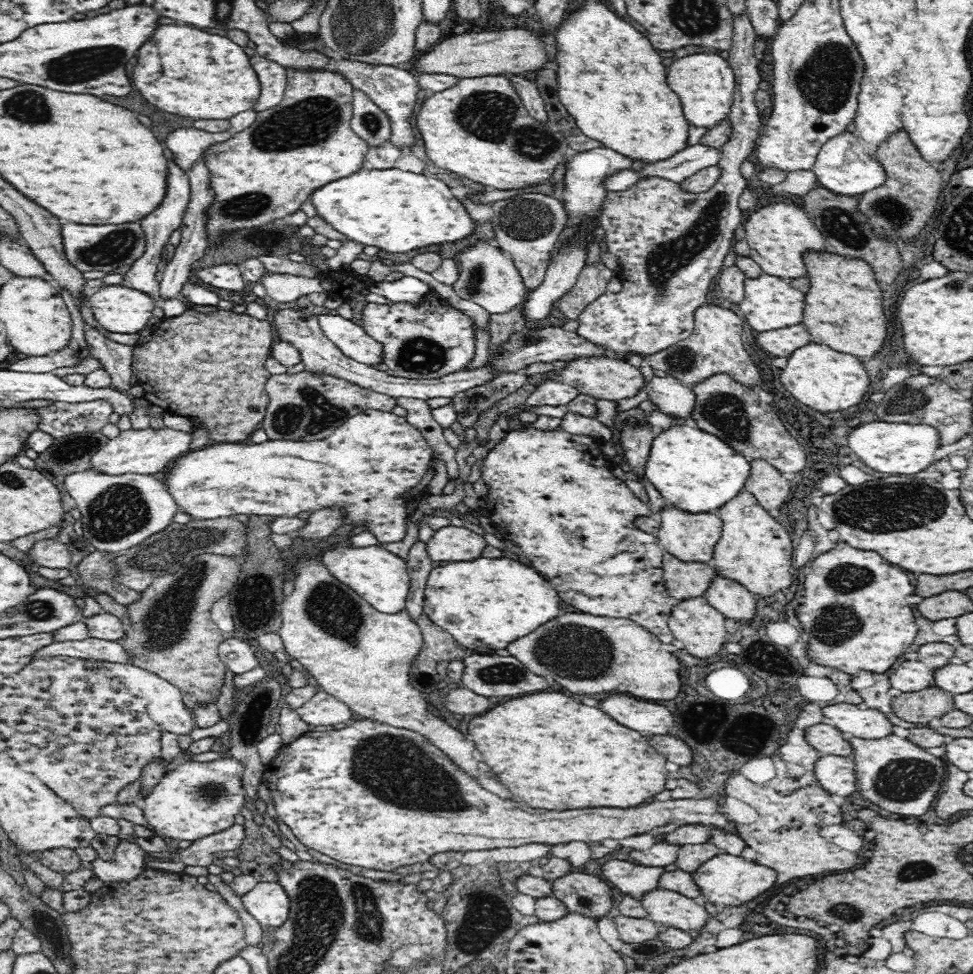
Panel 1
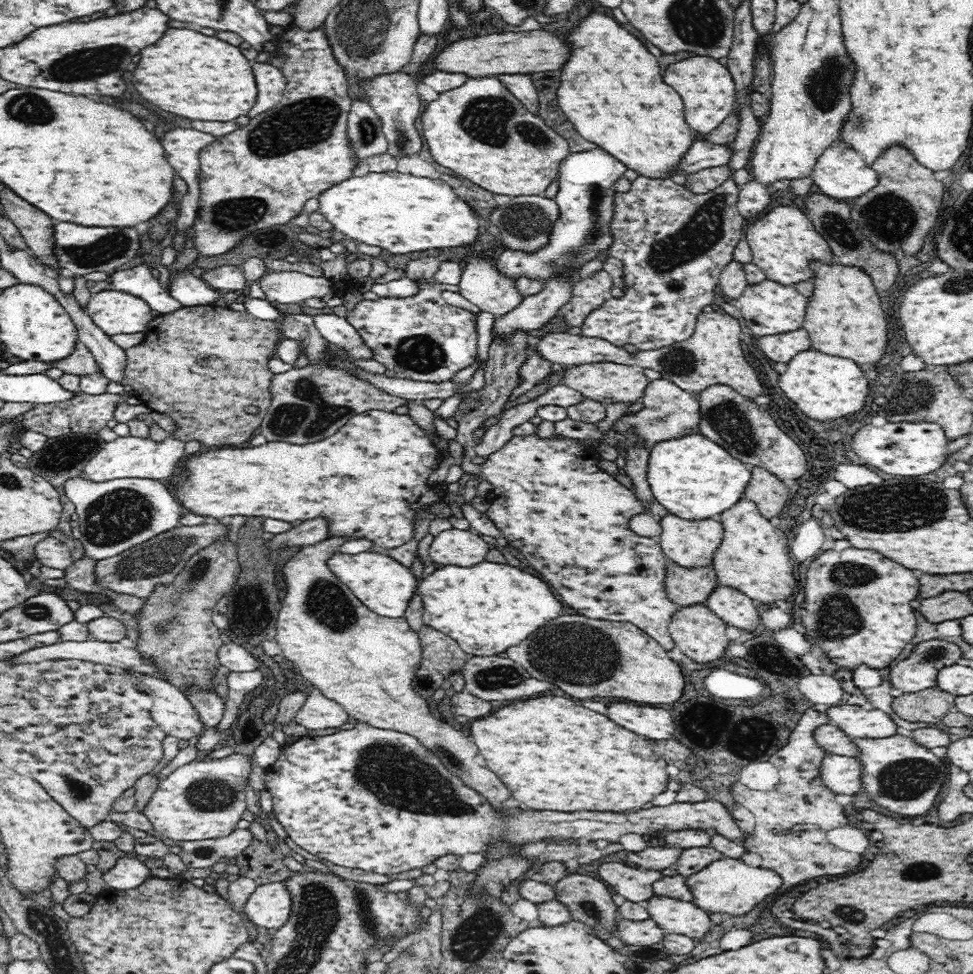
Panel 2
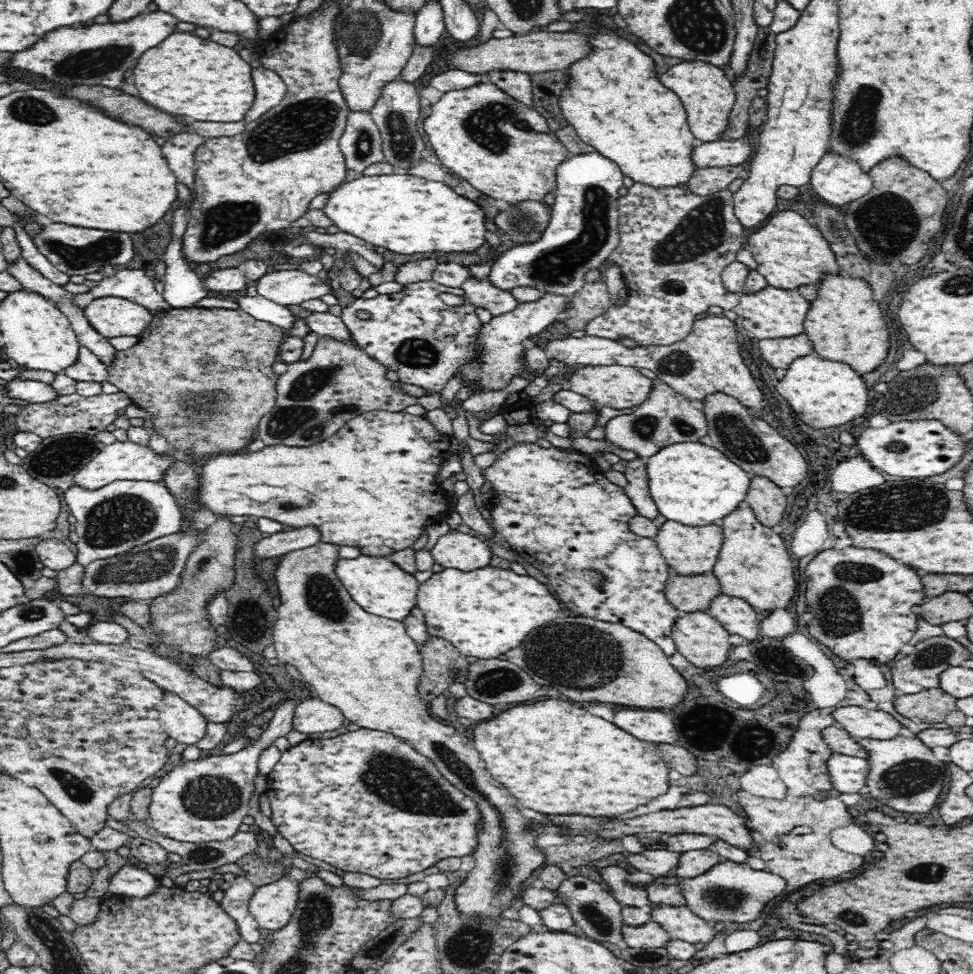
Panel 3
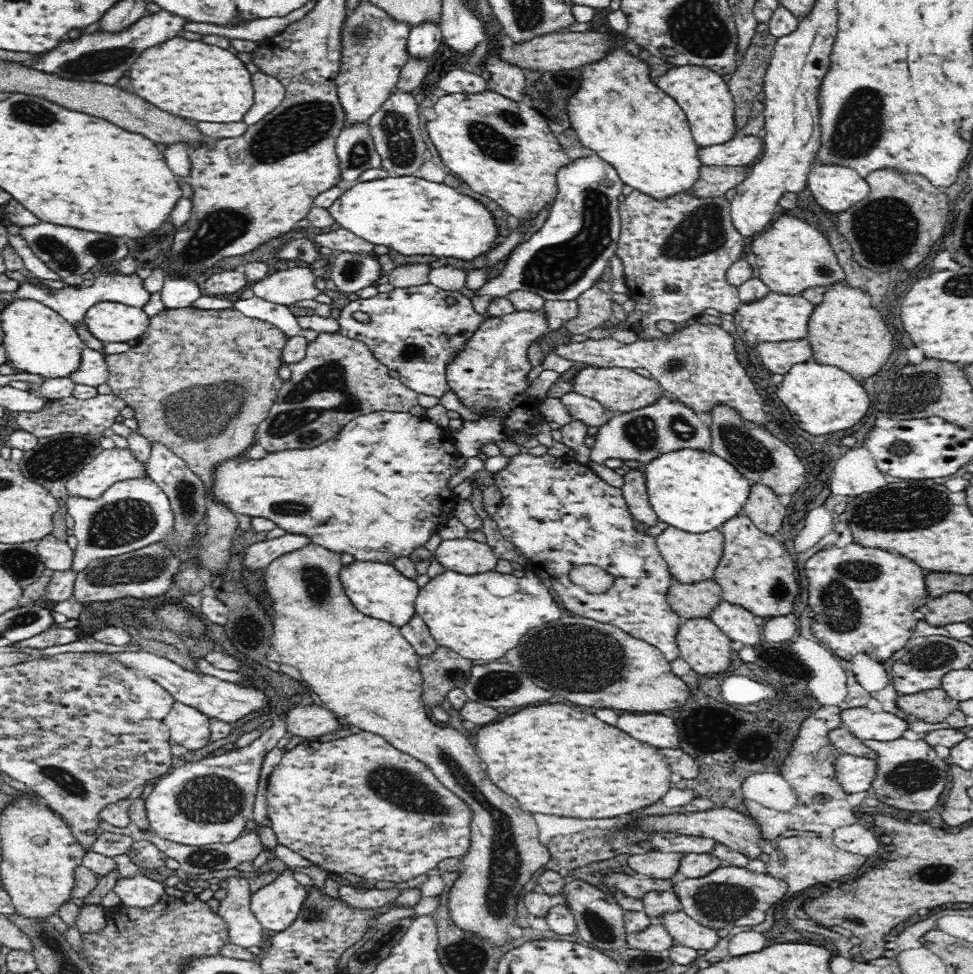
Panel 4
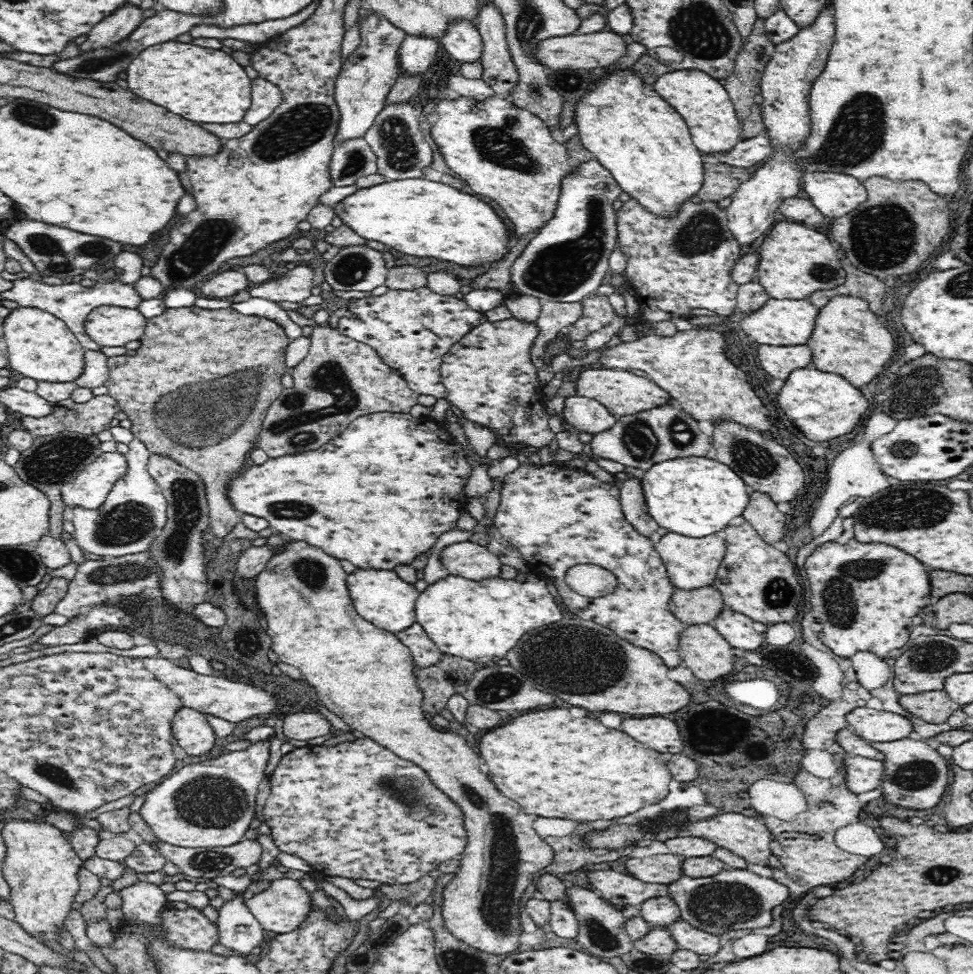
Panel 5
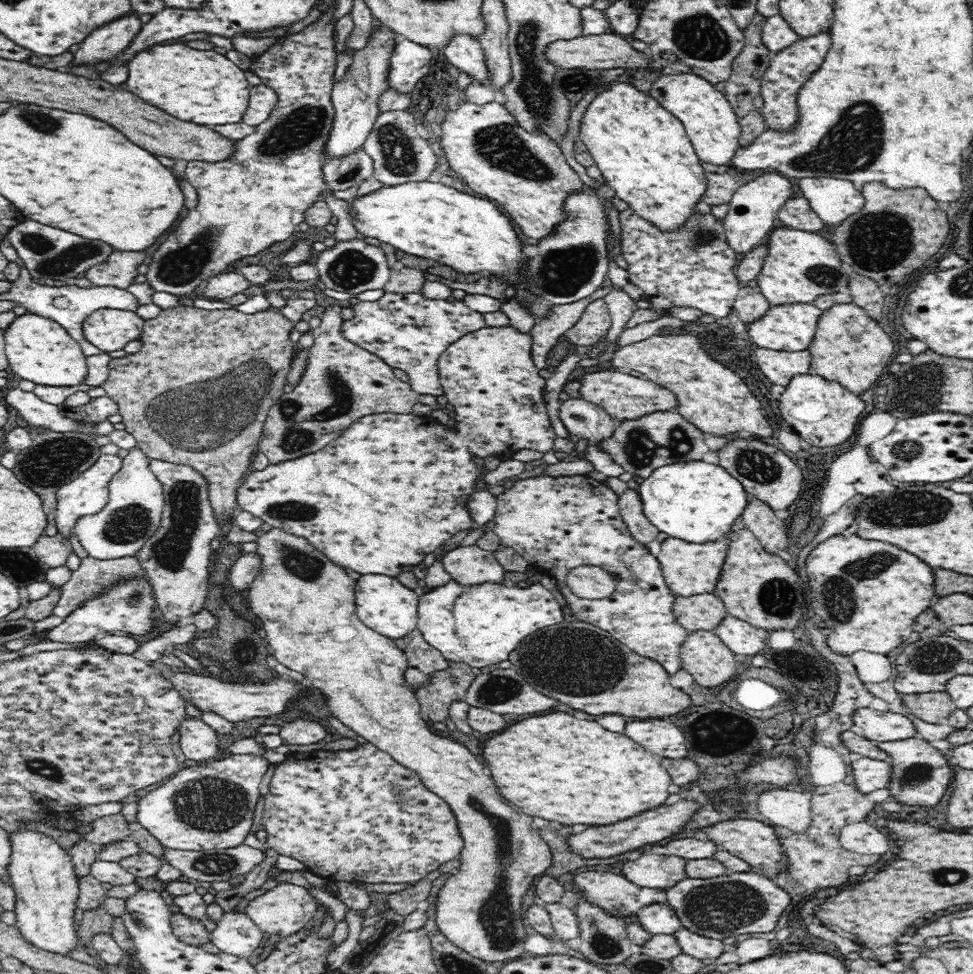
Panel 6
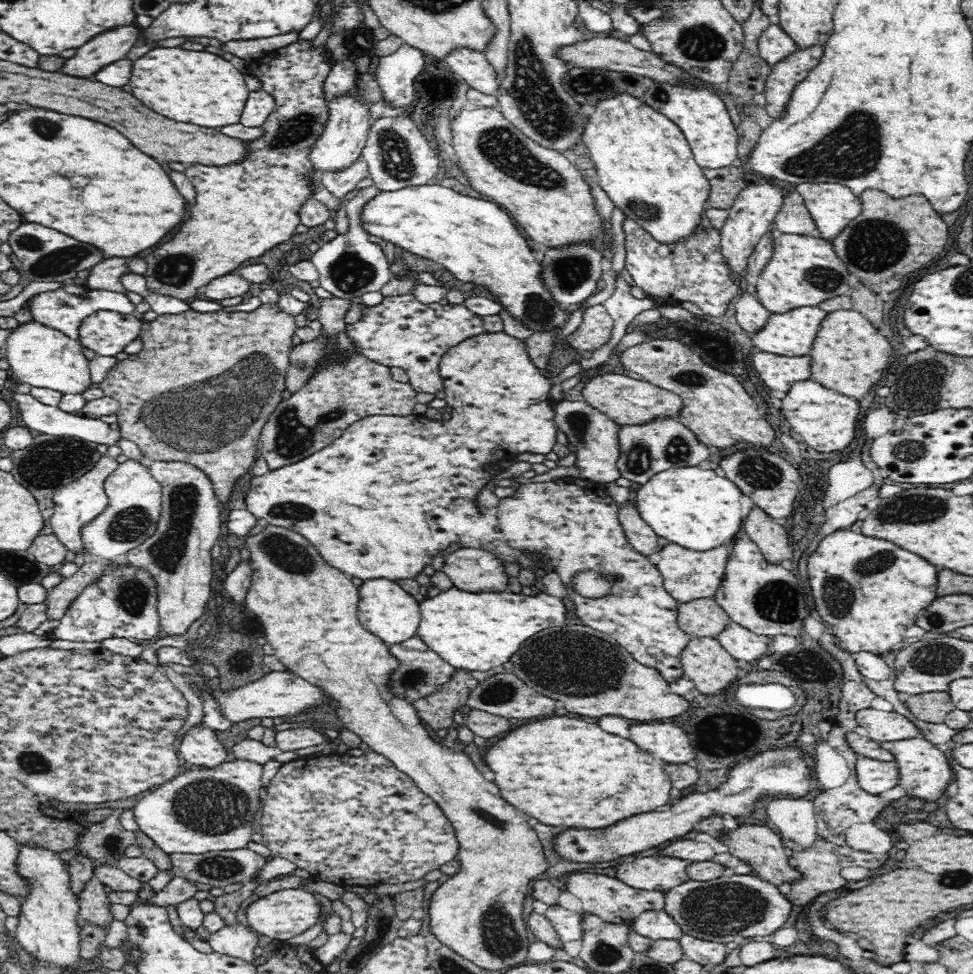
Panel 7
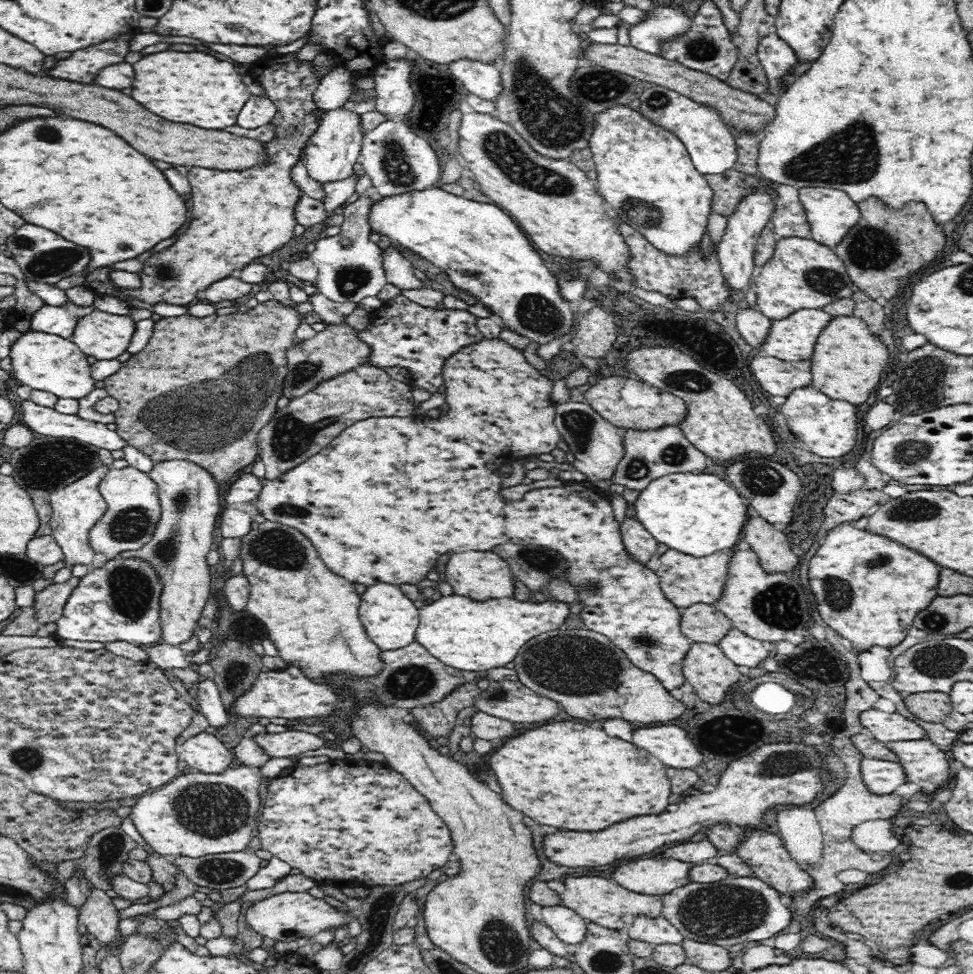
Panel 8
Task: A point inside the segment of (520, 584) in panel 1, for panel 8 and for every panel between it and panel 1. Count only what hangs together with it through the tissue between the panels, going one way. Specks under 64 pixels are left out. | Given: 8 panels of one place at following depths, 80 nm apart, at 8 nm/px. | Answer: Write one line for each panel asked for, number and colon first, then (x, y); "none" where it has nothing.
2: (487, 607)
3: (485, 612)
4: (481, 617)
5: (480, 621)
6: (480, 625)
7: (473, 630)
8: (470, 635)

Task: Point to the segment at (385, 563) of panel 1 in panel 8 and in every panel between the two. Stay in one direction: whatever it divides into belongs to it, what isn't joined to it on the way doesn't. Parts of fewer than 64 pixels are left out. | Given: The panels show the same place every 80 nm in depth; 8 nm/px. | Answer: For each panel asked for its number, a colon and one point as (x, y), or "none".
2: (385, 586)
3: (377, 584)
4: (379, 590)
5: (379, 595)
6: (382, 603)
7: (383, 607)
8: (390, 619)

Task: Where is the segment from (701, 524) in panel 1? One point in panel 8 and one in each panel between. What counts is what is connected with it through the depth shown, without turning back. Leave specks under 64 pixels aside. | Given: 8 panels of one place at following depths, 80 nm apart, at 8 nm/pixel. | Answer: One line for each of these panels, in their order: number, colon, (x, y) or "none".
2: (692, 544)
3: (688, 549)
4: (692, 557)
5: (692, 562)
6: (688, 568)
7: (688, 574)
8: (686, 580)

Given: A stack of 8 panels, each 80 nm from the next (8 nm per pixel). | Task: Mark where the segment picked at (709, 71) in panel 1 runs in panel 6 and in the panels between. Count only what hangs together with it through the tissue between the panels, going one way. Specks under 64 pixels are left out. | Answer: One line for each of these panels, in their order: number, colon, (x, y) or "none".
2: (707, 89)
3: (708, 97)
4: (705, 98)
5: (708, 110)
6: (710, 122)

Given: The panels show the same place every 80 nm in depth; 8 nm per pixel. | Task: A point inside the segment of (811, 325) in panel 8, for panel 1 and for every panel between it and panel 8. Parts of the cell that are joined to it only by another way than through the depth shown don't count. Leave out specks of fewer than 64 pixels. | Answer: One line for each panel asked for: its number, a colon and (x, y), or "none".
1: (770, 302)
2: (768, 307)
3: (773, 312)
4: (778, 317)
5: (781, 321)
6: (791, 327)
7: (792, 333)

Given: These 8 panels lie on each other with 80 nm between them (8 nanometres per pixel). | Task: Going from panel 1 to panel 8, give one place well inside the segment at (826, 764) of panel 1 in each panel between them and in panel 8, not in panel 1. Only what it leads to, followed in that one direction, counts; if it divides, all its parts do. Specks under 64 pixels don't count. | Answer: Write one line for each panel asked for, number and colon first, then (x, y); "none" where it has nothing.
2: (842, 774)
3: (847, 774)
4: (854, 774)
5: (861, 774)
6: (869, 775)
7: (874, 776)
8: (880, 777)

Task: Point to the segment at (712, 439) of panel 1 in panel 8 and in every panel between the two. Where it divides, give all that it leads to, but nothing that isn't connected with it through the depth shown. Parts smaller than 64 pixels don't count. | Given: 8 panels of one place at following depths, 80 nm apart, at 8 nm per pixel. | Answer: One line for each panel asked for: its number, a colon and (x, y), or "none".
2: (693, 477)
3: (692, 482)
4: (691, 489)
5: (695, 496)
6: (695, 501)
7: (700, 509)
8: (699, 514)

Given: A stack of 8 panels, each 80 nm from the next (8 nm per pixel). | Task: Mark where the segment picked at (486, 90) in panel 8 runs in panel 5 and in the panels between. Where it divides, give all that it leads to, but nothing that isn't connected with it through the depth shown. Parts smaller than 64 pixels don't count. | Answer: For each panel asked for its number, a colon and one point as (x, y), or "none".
5: (463, 42)
6: (464, 52)
7: (471, 66)

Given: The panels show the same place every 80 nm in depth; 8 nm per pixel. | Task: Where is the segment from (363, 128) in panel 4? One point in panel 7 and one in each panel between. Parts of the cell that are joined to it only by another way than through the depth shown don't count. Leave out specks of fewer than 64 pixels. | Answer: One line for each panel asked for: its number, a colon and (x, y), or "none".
5: (353, 159)
6: (340, 173)
7: (339, 183)

